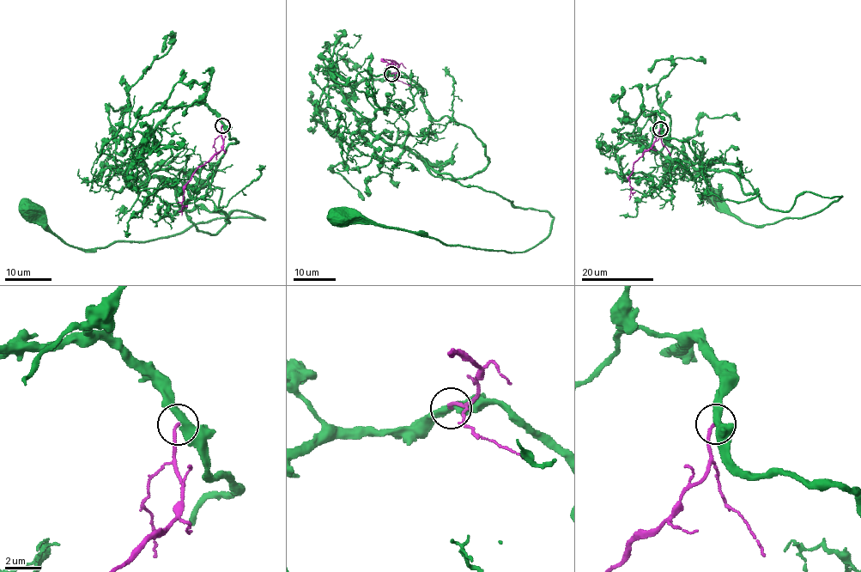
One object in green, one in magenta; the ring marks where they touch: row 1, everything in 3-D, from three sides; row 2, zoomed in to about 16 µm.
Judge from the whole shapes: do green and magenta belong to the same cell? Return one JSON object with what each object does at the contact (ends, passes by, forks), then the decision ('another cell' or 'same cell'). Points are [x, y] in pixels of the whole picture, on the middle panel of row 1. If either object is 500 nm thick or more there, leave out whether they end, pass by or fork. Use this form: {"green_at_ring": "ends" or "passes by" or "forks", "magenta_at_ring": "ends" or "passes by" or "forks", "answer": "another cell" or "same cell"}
{"green_at_ring": "passes by", "magenta_at_ring": "ends", "answer": "another cell"}

